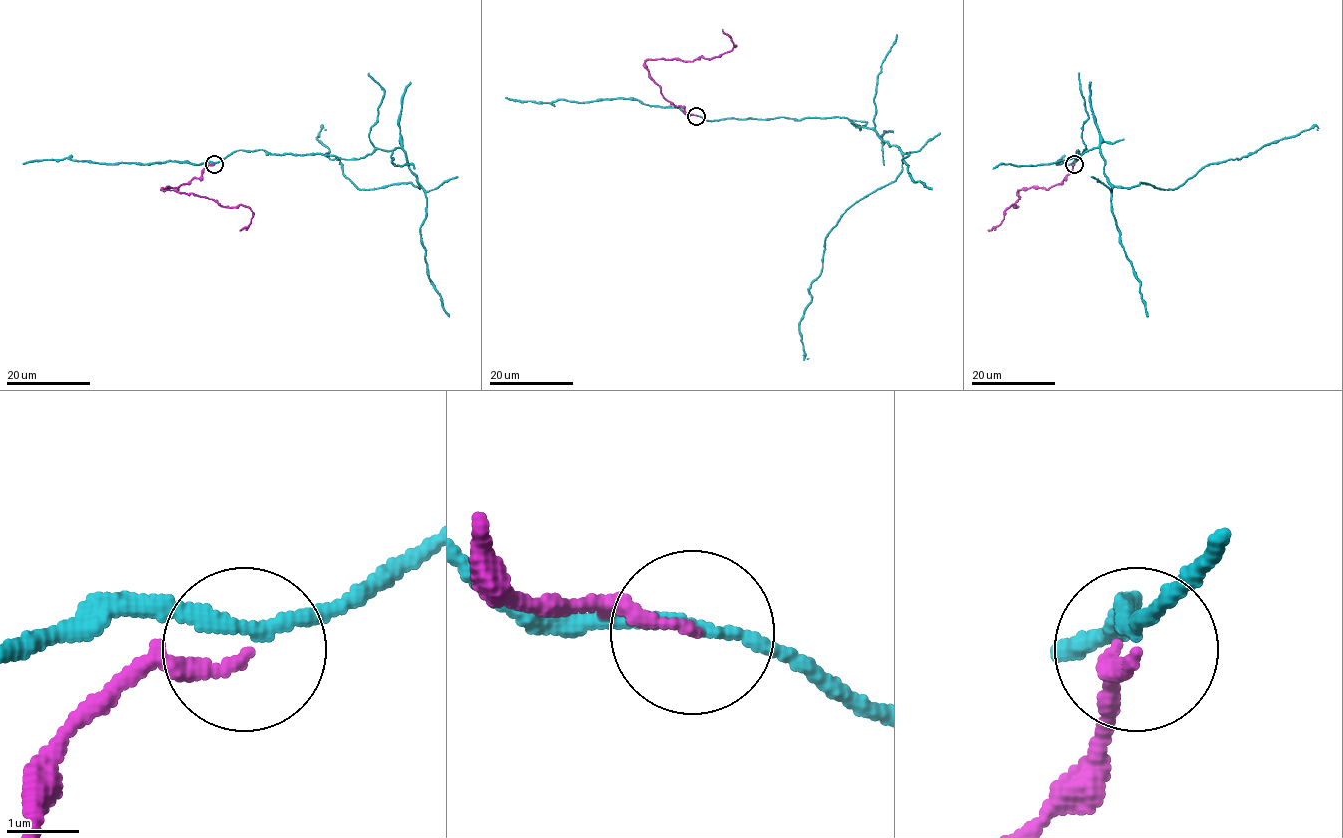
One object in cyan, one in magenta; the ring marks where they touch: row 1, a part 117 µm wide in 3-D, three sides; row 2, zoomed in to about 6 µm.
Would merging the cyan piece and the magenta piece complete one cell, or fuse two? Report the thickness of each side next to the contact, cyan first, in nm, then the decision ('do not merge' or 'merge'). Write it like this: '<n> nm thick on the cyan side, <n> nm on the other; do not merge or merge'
180 nm thick on the cyan side, 180 nm on the other; do not merge

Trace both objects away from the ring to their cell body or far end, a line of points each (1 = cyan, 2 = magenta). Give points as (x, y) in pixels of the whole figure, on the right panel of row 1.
1: (1074, 163), (1077, 150), (1075, 159), (1085, 149), (1100, 149), (1114, 186), (1176, 189), (1210, 163), (1316, 129)
2: (1074, 163), (1060, 183), (1048, 189), (1017, 190), (1017, 207), (1010, 206), (1001, 222), (988, 231)

